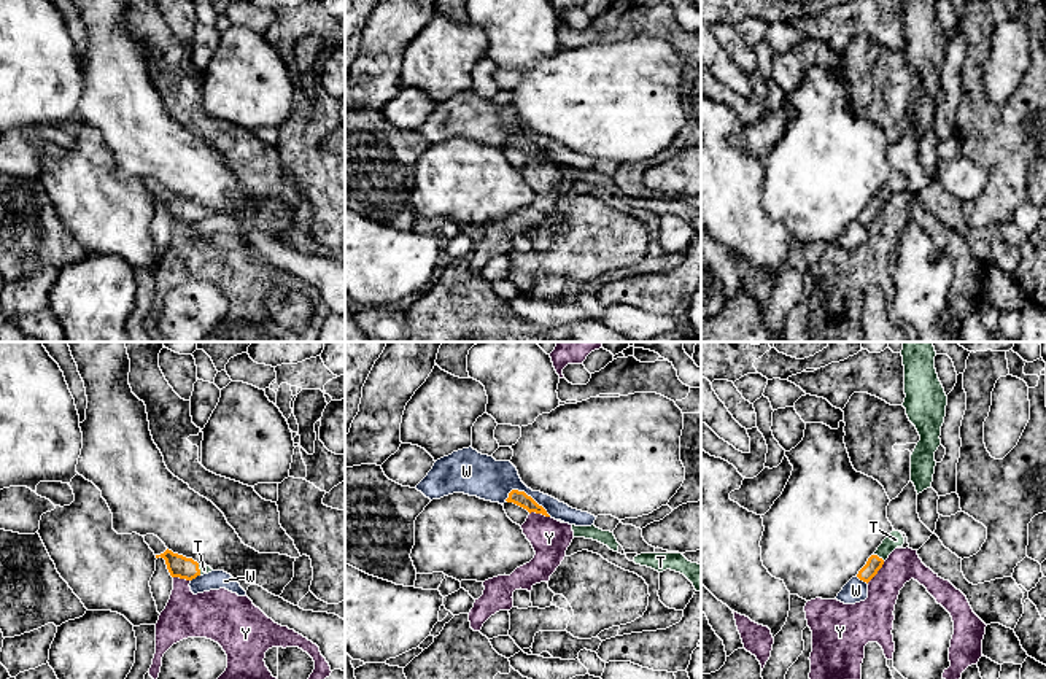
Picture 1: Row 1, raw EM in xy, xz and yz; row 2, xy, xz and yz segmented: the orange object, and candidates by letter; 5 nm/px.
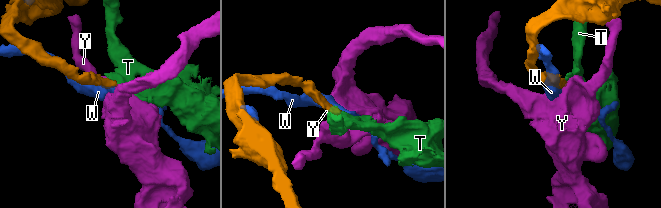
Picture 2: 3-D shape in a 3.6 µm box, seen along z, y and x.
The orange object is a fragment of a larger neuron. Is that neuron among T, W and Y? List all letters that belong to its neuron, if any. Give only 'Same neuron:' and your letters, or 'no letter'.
Same neuron: T

